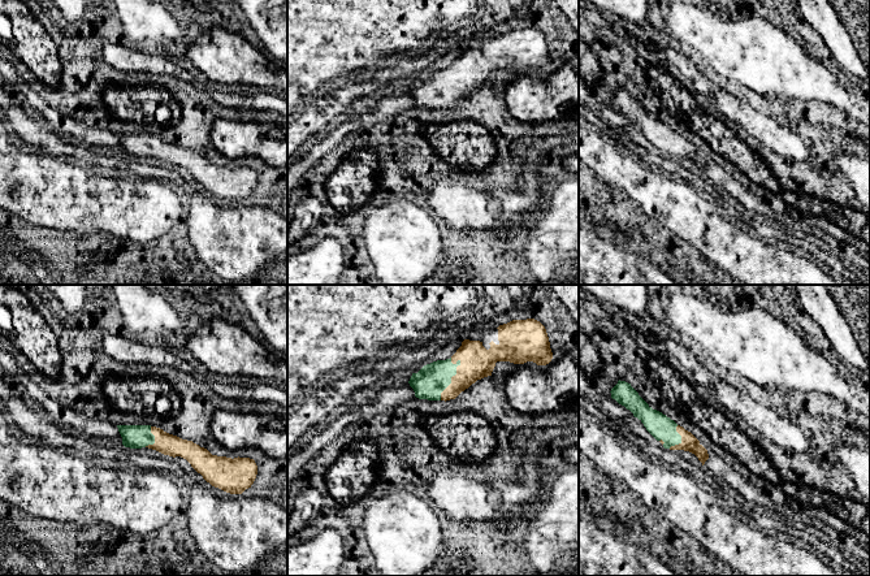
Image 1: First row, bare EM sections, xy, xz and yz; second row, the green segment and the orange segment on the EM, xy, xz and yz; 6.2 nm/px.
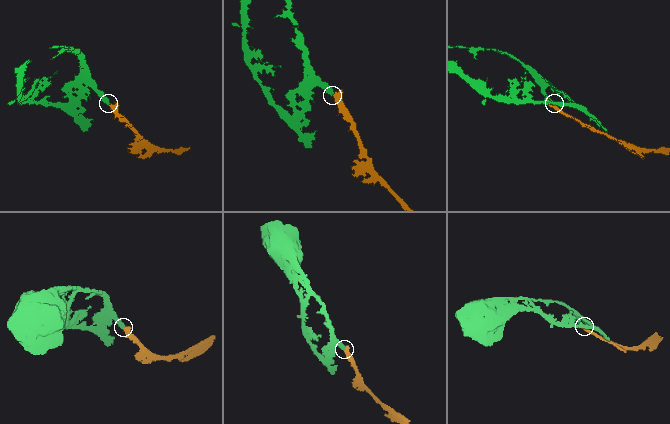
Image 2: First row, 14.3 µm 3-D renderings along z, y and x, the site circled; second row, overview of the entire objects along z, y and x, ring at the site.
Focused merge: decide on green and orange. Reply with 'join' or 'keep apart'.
join

